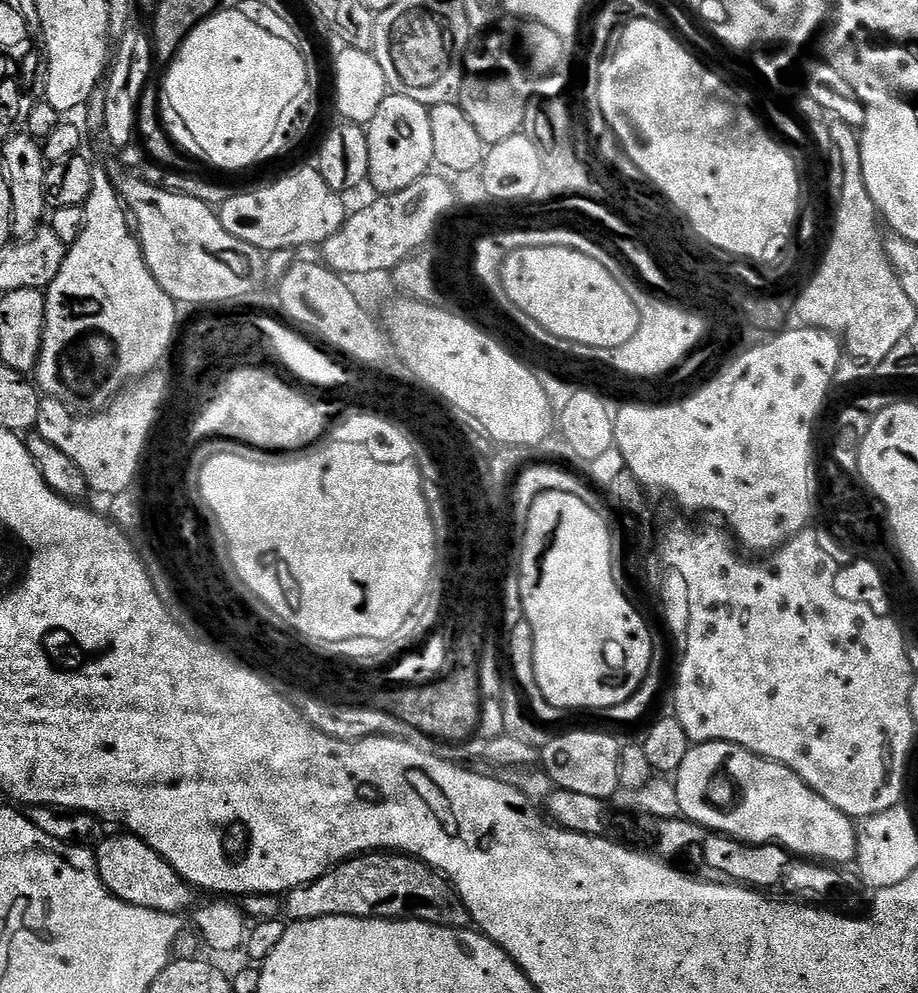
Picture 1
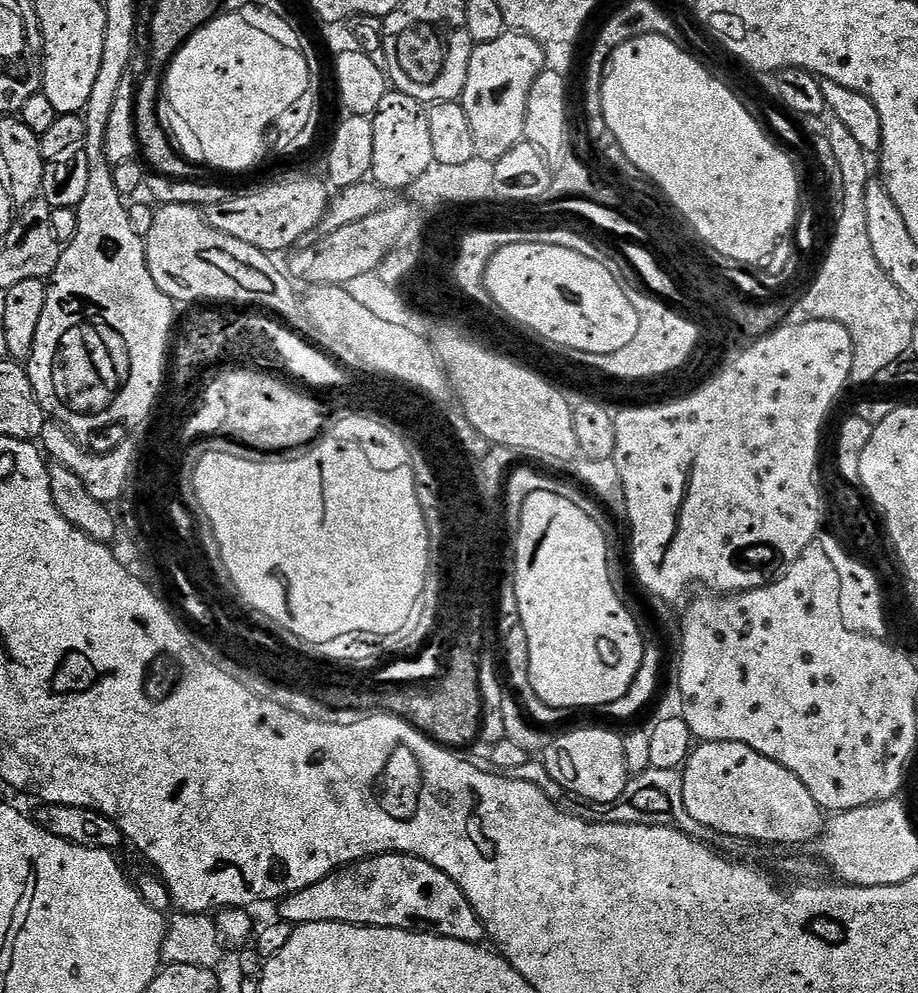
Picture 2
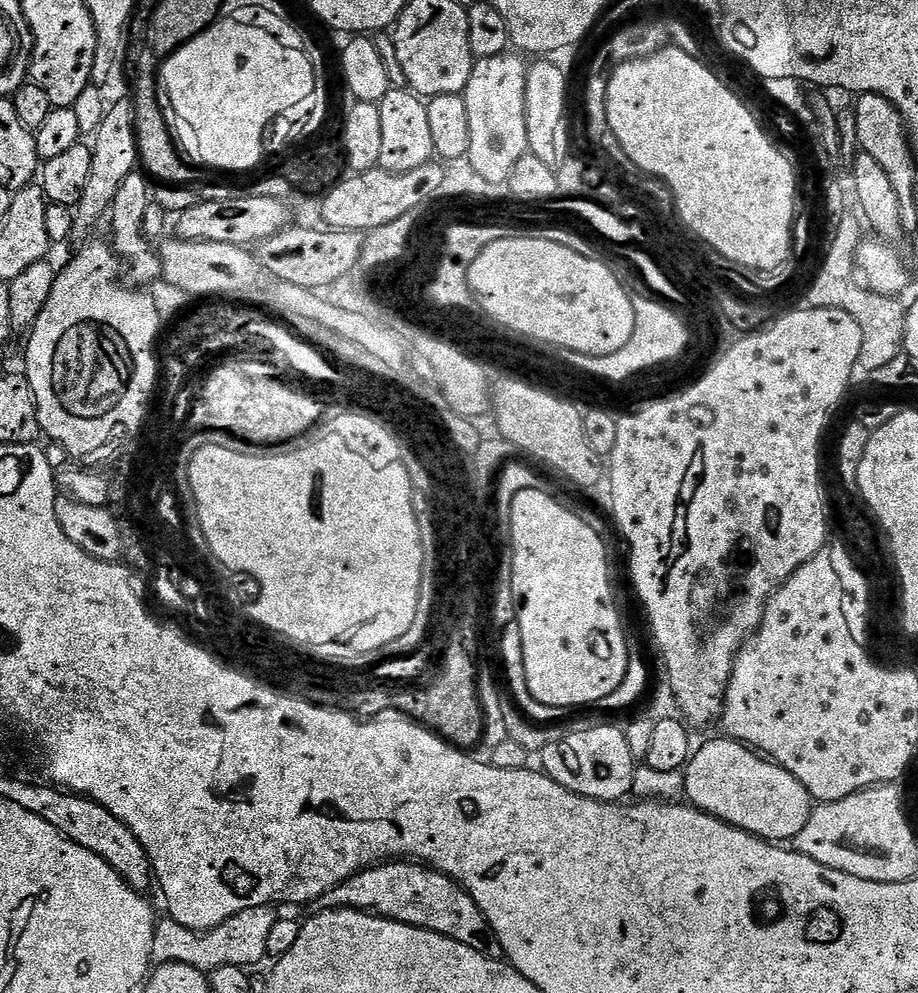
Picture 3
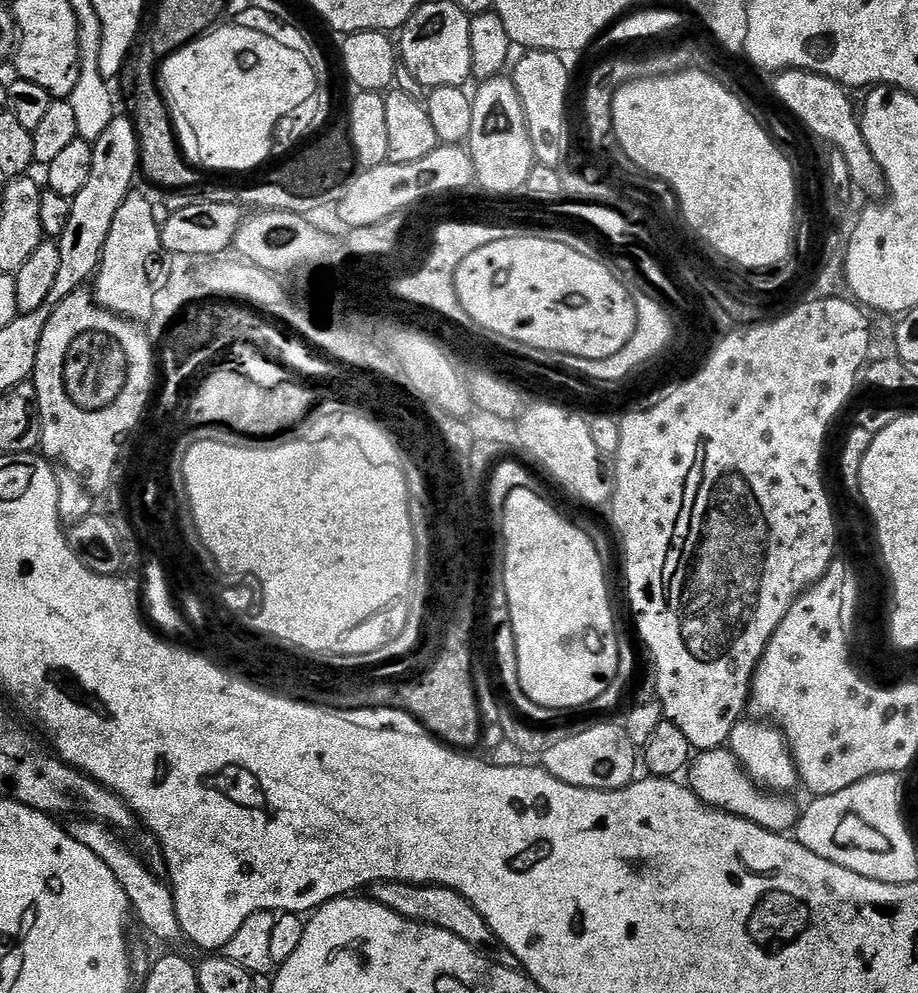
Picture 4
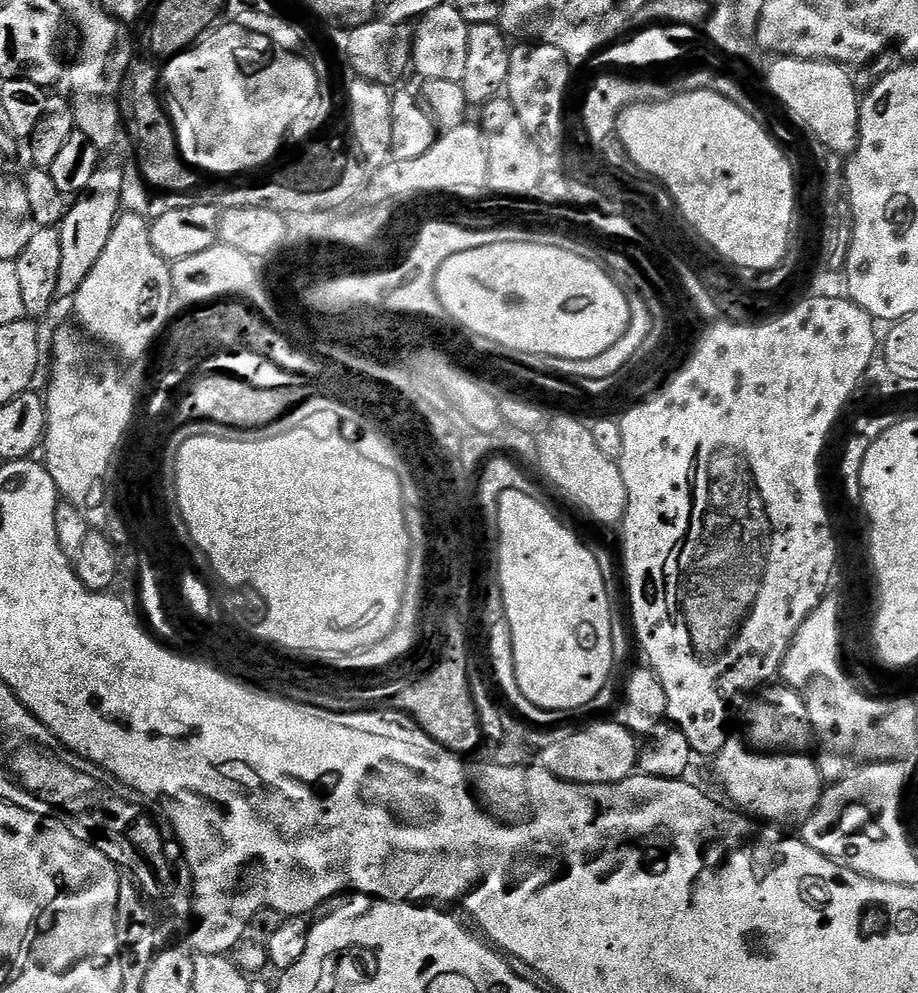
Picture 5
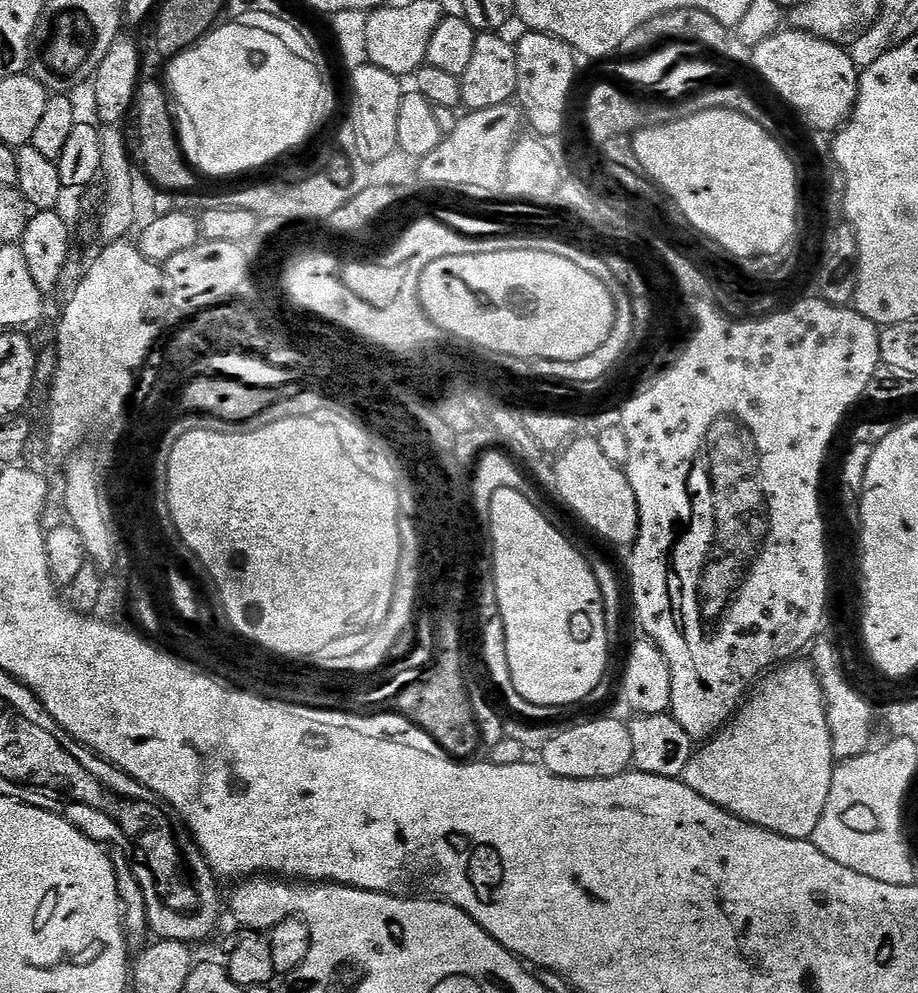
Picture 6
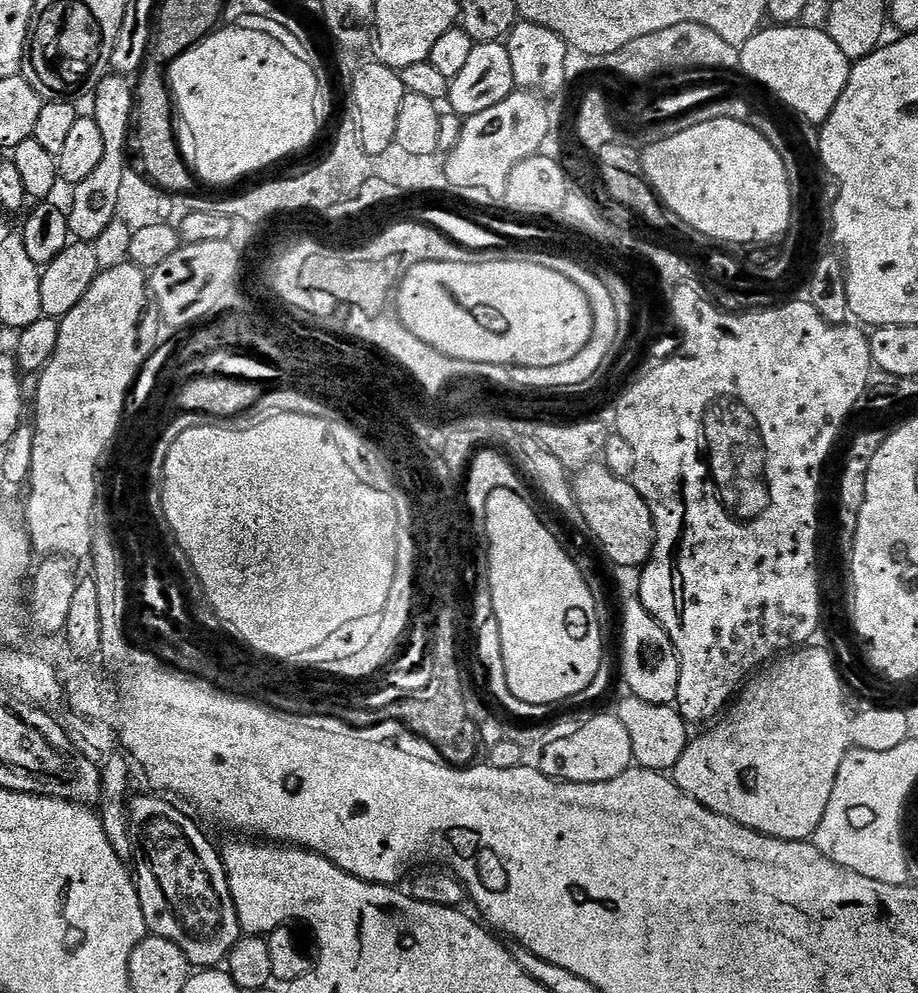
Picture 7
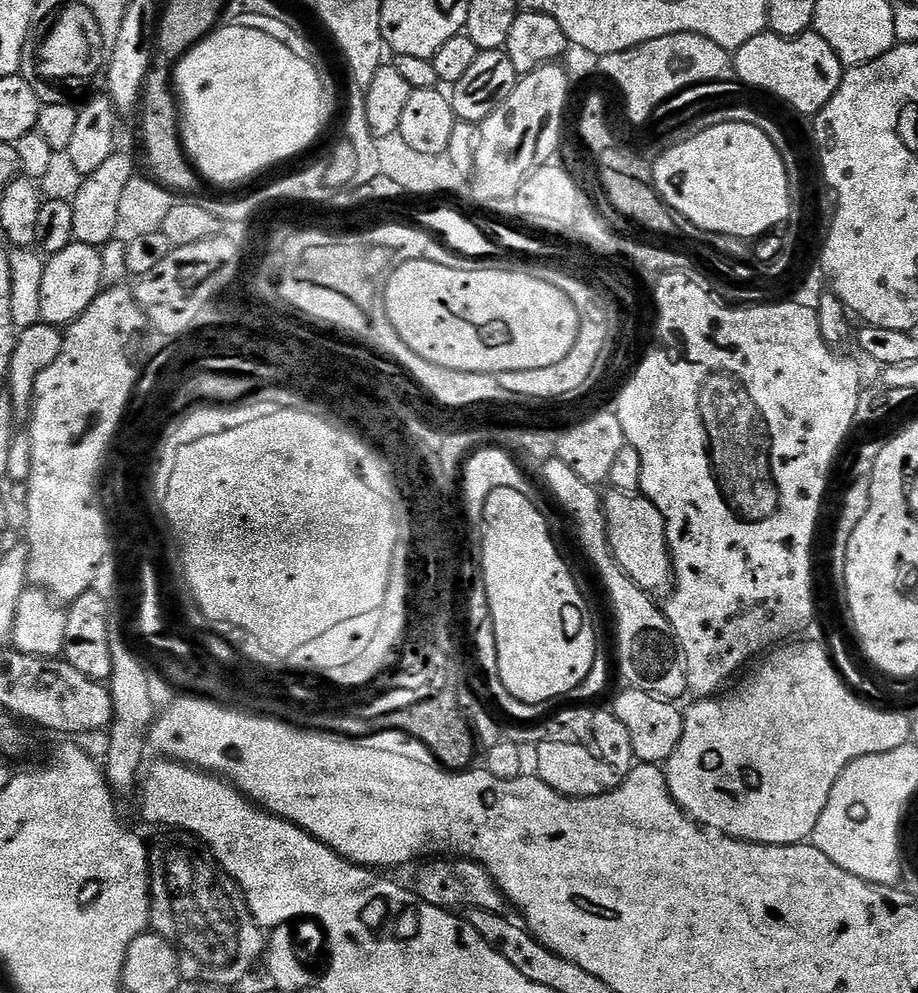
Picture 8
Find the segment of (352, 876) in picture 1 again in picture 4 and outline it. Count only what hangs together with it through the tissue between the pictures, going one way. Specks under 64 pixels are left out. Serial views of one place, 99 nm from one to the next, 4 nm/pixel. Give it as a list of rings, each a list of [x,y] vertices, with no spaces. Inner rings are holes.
[[[374,884],[370,889],[370,896],[382,906],[402,914],[402,918],[419,924],[429,924],[438,930],[454,934],[454,938],[462,938],[466,946],[470,946],[495,964],[501,964],[506,970],[521,971],[518,958],[514,958],[514,953],[502,946],[494,930],[486,926],[486,918],[482,918],[482,914],[478,914],[478,910],[474,910],[474,906],[470,906],[470,902],[454,890],[437,884]]]

